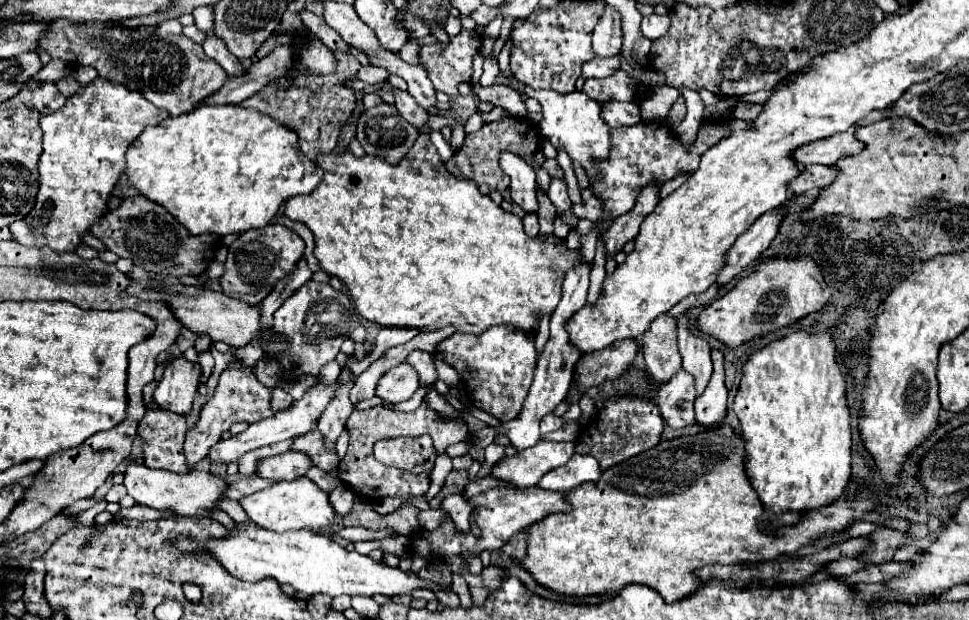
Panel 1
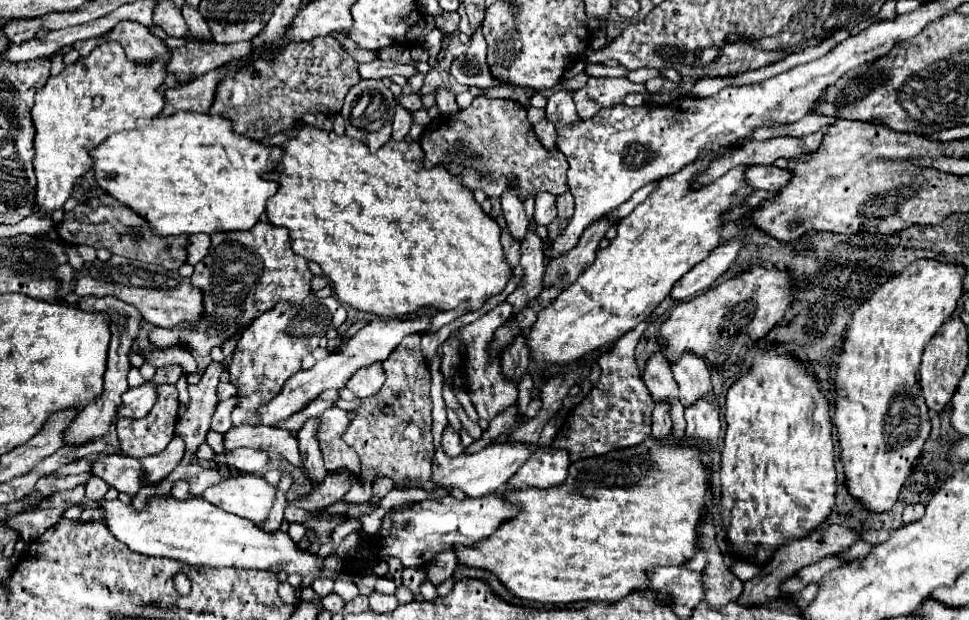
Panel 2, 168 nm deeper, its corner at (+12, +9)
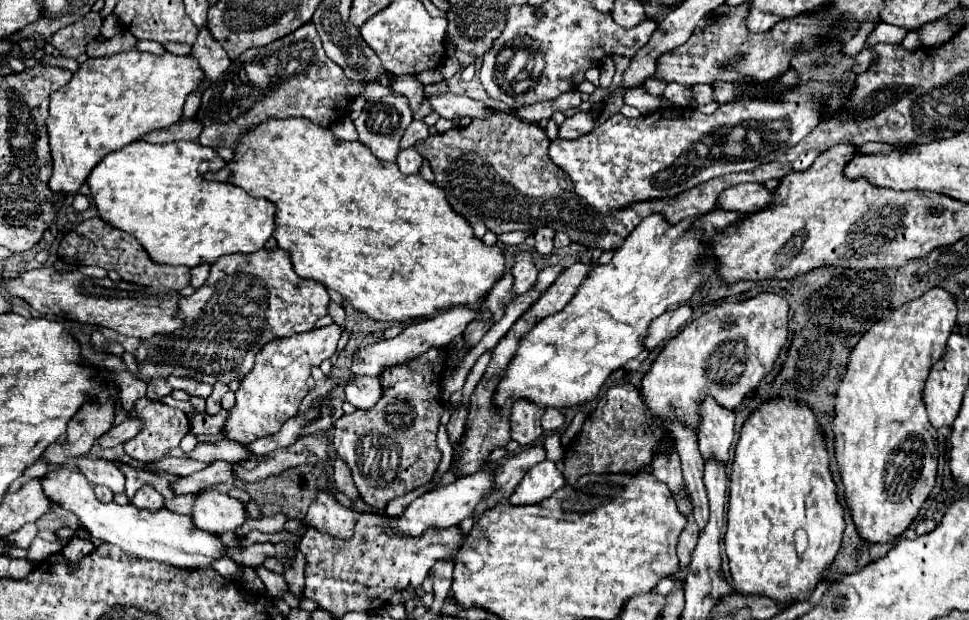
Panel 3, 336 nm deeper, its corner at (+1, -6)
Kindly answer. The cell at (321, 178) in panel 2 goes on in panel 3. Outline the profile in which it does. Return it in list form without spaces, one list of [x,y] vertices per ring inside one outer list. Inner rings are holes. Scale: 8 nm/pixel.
[[[272,118],[272,120],[266,120],[266,122],[258,124],[256,128],[248,130],[246,136],[240,136],[240,144],[234,150],[234,158],[228,160],[222,170],[204,174],[204,178],[218,180],[218,182],[232,182],[234,186],[244,188],[248,194],[262,196],[268,202],[272,202],[276,206],[274,238],[276,238],[280,248],[290,252],[290,260],[292,260],[292,266],[294,266],[296,274],[300,278],[316,280],[316,282],[324,284],[326,288],[340,292],[356,310],[366,312],[370,318],[380,320],[380,322],[408,322],[408,320],[434,316],[436,312],[452,308],[452,306],[478,304],[480,298],[486,296],[486,292],[500,280],[500,276],[504,272],[504,256],[502,256],[500,246],[496,246],[496,244],[486,246],[482,240],[474,238],[474,232],[472,232],[470,224],[450,208],[450,204],[444,198],[442,188],[438,188],[436,184],[426,182],[420,174],[404,176],[400,172],[400,168],[396,168],[394,162],[390,164],[390,162],[378,160],[376,156],[372,156],[370,148],[366,148],[360,142],[338,140],[332,134],[330,128],[316,126],[308,118],[284,118],[284,120],[274,120]]]

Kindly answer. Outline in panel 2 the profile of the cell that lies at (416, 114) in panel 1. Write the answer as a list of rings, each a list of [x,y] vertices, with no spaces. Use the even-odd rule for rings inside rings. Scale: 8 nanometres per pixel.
[[[397,105],[397,107],[395,107],[395,117],[393,117],[393,135],[391,135],[391,137],[393,137],[395,141],[401,141],[401,139],[409,133],[411,123],[413,123],[411,111],[405,109],[403,105]]]

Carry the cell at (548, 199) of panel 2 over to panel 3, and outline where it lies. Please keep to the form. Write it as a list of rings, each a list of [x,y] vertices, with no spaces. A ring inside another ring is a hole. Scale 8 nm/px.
[[[540,228],[540,230],[536,230],[534,232],[534,240],[536,240],[534,250],[538,254],[552,254],[552,248],[554,248],[552,236],[554,236],[554,230],[552,228]]]

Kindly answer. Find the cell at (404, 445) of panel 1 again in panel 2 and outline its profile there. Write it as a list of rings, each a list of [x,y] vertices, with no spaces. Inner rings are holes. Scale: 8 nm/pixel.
[[[409,335],[391,355],[389,359],[383,361],[387,381],[381,387],[379,395],[363,399],[363,407],[351,413],[351,425],[343,433],[343,439],[349,447],[357,449],[361,457],[361,477],[365,481],[373,481],[377,477],[391,477],[397,484],[397,489],[404,490],[404,483],[417,481],[421,489],[431,493],[435,485],[429,485],[429,473],[433,473],[433,437],[431,437],[431,397],[429,397],[429,387],[431,387],[431,373],[425,363],[425,357],[419,349],[419,335]]]

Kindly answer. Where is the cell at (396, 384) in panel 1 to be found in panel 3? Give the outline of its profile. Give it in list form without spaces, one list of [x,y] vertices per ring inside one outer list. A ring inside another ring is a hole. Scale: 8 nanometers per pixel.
[[[350,376],[346,380],[344,386],[344,394],[346,394],[346,402],[350,402],[354,408],[372,408],[380,396],[382,396],[382,388],[380,388],[380,380],[378,378],[370,378],[370,376]]]

